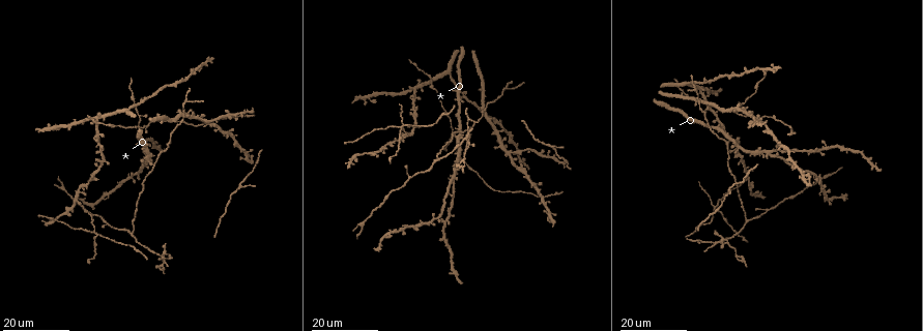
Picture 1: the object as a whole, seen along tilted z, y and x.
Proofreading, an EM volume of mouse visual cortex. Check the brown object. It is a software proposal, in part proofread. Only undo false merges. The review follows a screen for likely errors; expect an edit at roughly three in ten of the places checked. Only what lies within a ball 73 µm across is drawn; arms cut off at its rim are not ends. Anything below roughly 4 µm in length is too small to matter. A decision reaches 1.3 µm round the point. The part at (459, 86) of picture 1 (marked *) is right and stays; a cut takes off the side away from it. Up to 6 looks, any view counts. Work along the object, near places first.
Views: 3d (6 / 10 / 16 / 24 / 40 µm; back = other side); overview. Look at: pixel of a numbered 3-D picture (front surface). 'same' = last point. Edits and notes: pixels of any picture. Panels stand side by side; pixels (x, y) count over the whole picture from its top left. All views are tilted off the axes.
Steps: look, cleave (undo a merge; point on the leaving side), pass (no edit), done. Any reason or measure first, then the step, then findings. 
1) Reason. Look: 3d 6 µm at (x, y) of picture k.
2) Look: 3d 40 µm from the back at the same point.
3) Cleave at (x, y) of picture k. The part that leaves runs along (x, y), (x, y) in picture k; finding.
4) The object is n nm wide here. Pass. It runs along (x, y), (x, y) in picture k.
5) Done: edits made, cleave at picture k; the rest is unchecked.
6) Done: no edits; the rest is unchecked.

Two arms in line, one across. Look: 3d 16 µm at (736, 114) of picture 1.

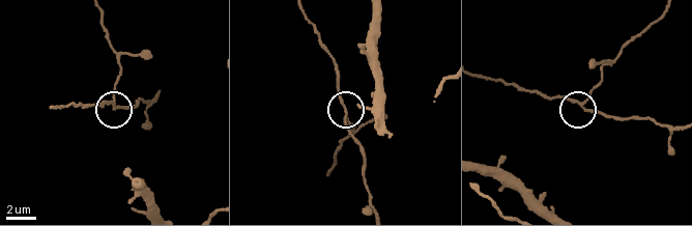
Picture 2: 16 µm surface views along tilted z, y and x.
Look: 3d 6 µm at (582, 102) of picture 2.

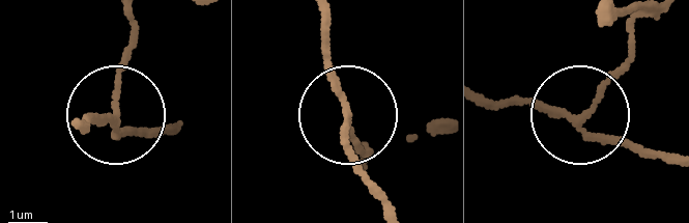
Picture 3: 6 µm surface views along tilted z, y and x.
The object is 160 nm wide here. Cleave at (123, 70) of picture 3. Two cells meet here.

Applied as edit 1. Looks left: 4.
Look: overview.

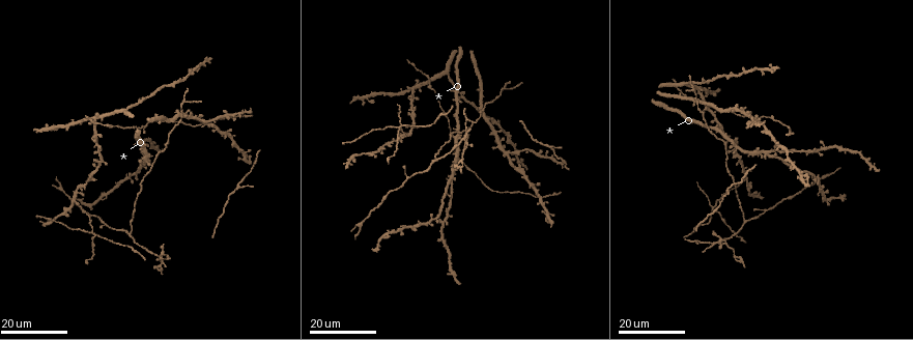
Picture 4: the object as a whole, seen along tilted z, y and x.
Look: 3d 16 µm at (127, 236) of picture 4.

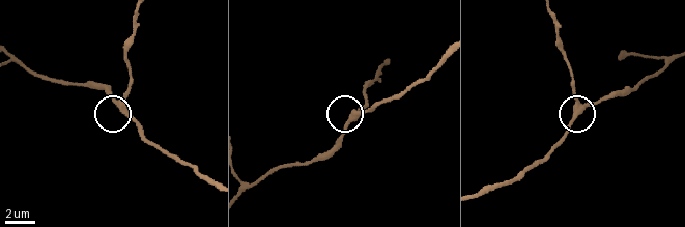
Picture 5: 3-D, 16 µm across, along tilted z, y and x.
Look: 3d 6 µm at (584, 107) of picture 5.

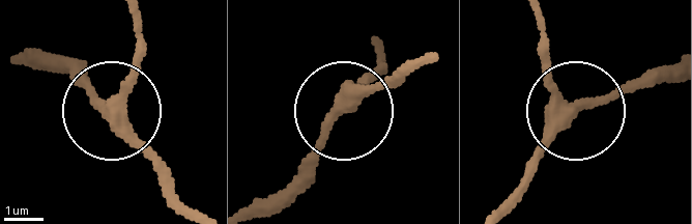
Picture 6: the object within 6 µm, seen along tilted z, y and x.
Pass. It runs along (133, 19), (133, 76), (119, 109), (168, 173) in picture 6; one cell here.

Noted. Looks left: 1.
Done: edits made, cleave at picture 3; the rest is unchecked.

